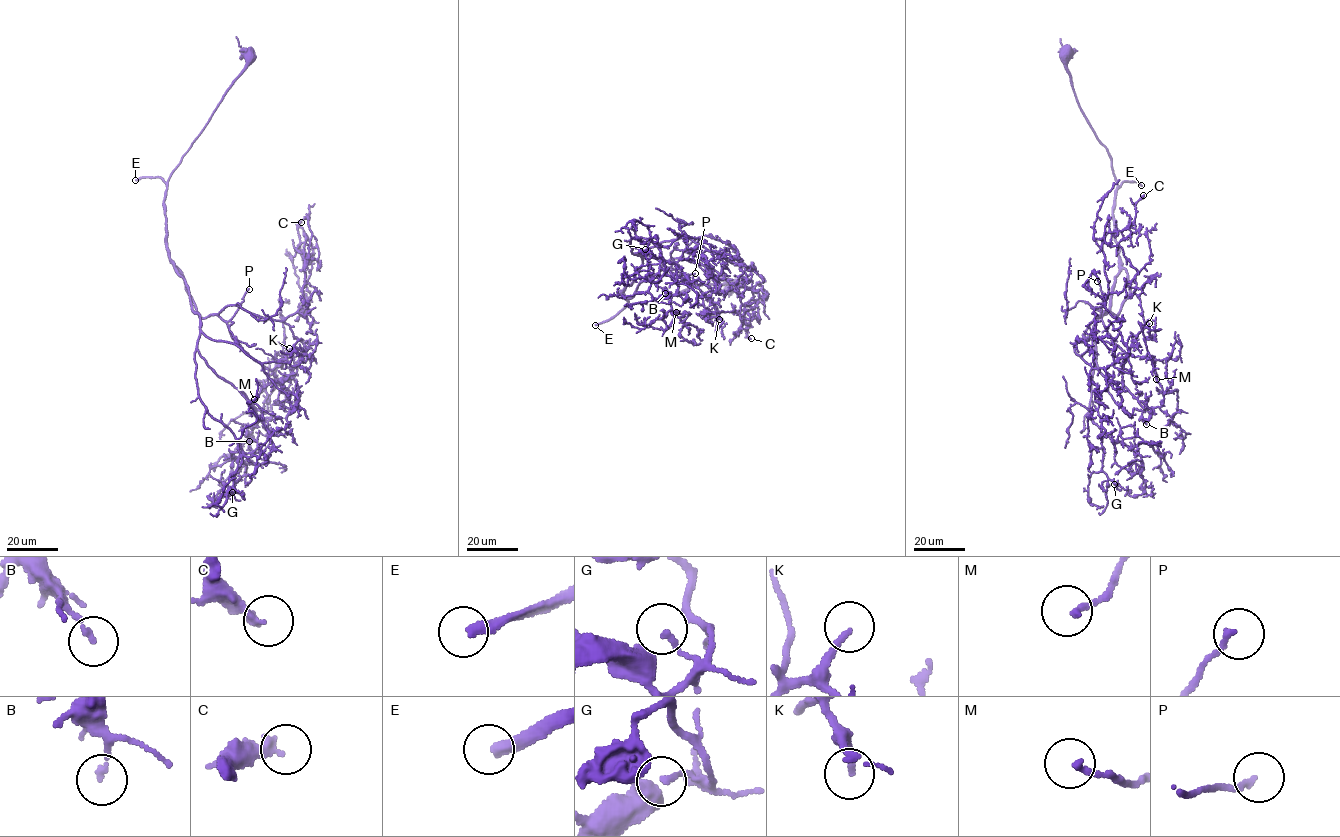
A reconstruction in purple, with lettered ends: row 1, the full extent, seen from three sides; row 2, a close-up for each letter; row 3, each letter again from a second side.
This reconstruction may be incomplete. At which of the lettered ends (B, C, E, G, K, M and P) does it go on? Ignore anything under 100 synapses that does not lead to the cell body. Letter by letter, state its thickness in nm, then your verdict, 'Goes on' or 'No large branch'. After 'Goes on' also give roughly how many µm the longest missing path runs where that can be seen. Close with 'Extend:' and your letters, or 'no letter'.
B: Thickness 160 nm. No large branch
C: Thickness 280 nm. No large branch
E: Thickness 300 nm. Goes on. Missing length about 160 µm
G: Thickness 160 nm. No large branch
K: Thickness 180 nm. Goes on. Missing length about 40 µm
M: Thickness 190 nm. No large branch
P: Thickness 170 nm. No large branch
Extend: E, K

